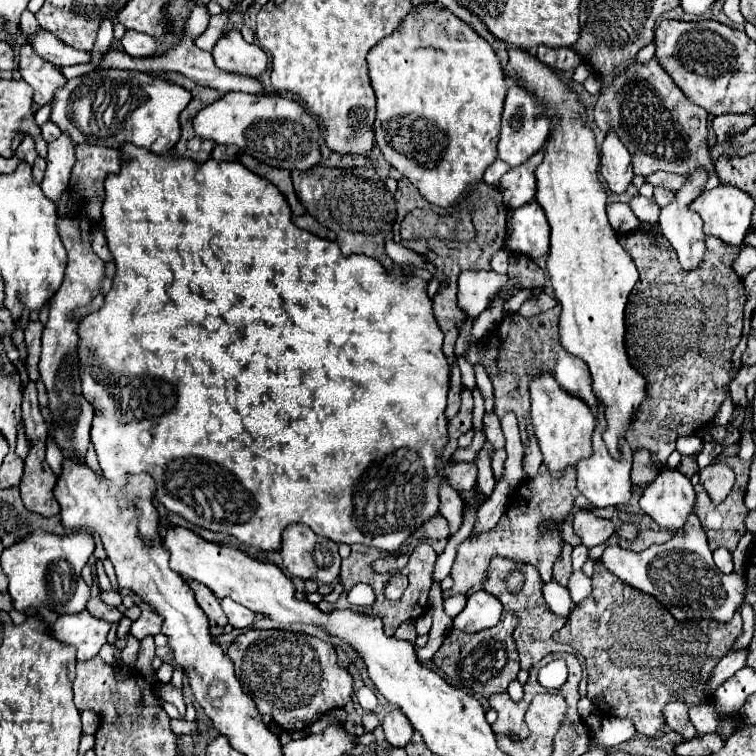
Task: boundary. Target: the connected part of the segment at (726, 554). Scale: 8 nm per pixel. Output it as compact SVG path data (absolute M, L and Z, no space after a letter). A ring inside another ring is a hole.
M718 547L718 549L714 551L714 563L716 563L716 567L718 567L722 573L730 573L730 571L732 571L732 555L730 555L730 551Z

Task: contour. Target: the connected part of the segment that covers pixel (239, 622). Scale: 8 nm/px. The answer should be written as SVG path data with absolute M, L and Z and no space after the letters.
M222 599L222 609L228 617L228 623L234 627L234 629L246 629L250 627L250 623L254 621L254 613L242 605L238 605L236 601L232 599Z

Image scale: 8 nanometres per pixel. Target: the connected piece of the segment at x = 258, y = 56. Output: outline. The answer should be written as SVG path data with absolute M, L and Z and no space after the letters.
M236 29L226 31L216 41L212 57L218 69L248 77L258 77L268 67L268 55L256 43L246 43Z

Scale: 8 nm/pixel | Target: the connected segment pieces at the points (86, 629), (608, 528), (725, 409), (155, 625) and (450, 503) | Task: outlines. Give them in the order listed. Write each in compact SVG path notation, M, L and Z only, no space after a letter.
M86 611L62 615L56 623L52 623L54 637L62 643L74 645L78 662L84 662L98 655L100 647L106 643L108 631L110 623L96 619Z
M584 509L574 513L574 523L572 525L574 525L576 535L582 537L586 547L606 543L616 529L616 525L610 519L602 519L598 515L594 515L592 511L584 511Z
M728 397L726 399L726 403L722 403L720 405L720 409L718 409L718 413L714 415L714 419L710 421L710 425L728 425L730 423L730 417L732 417L732 411L734 411L734 403L732 403L732 399Z
M142 611L140 617L132 623L130 635L140 641L140 639L144 639L148 635L158 635L160 629L162 629L162 619L152 611Z
M445 479L440 488L439 511L449 523L450 535L454 535L463 522L464 503L457 491Z

